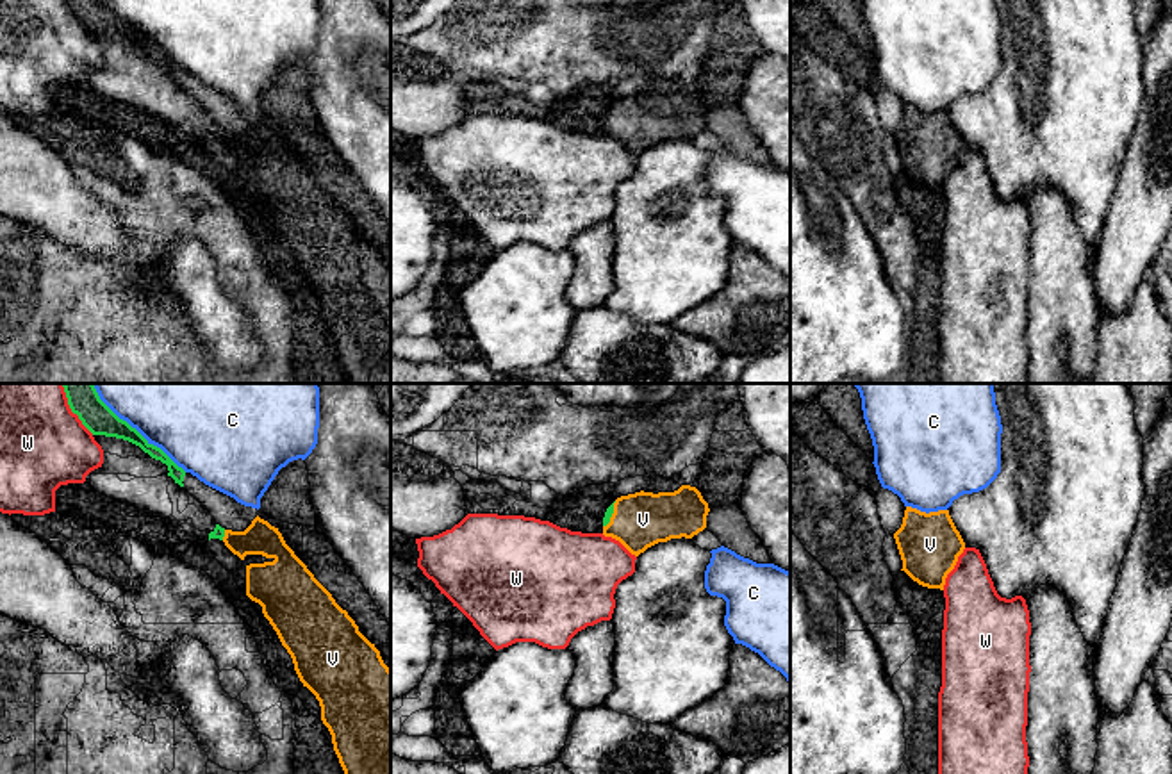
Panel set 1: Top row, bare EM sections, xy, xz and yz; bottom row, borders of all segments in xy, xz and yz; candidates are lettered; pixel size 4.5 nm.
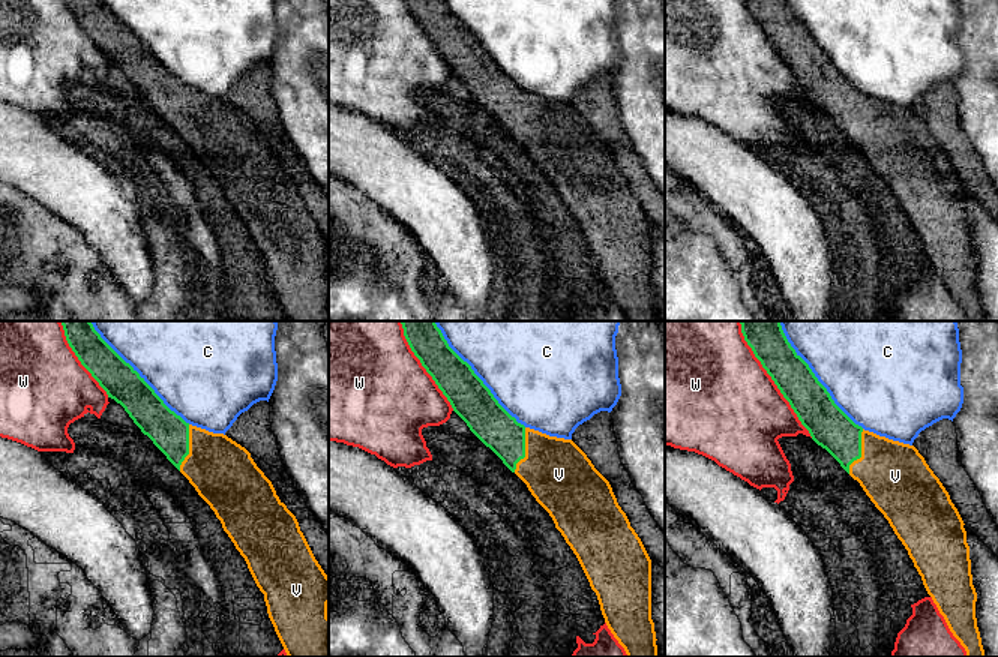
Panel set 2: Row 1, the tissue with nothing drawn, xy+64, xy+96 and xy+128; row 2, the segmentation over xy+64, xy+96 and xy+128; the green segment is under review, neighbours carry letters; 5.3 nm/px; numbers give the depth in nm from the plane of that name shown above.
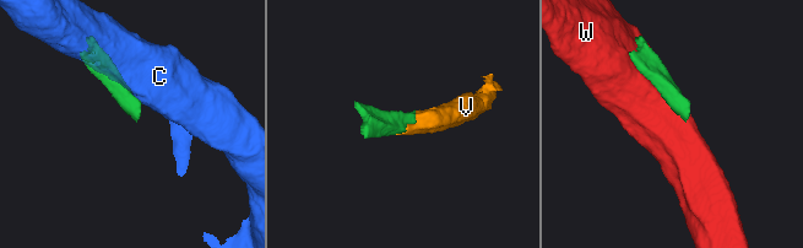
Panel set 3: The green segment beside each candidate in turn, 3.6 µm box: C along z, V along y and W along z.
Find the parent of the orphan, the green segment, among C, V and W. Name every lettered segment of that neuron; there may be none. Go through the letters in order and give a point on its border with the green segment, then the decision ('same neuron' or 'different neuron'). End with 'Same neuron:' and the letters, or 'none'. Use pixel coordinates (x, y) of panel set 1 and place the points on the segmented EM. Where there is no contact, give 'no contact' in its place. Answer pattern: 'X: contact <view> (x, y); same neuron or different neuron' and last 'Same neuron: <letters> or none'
C: contact xy (134, 428); different neuron
V: contact xz (612, 512); same neuron
W: contact xy (70, 407); different neuron
Same neuron: V

